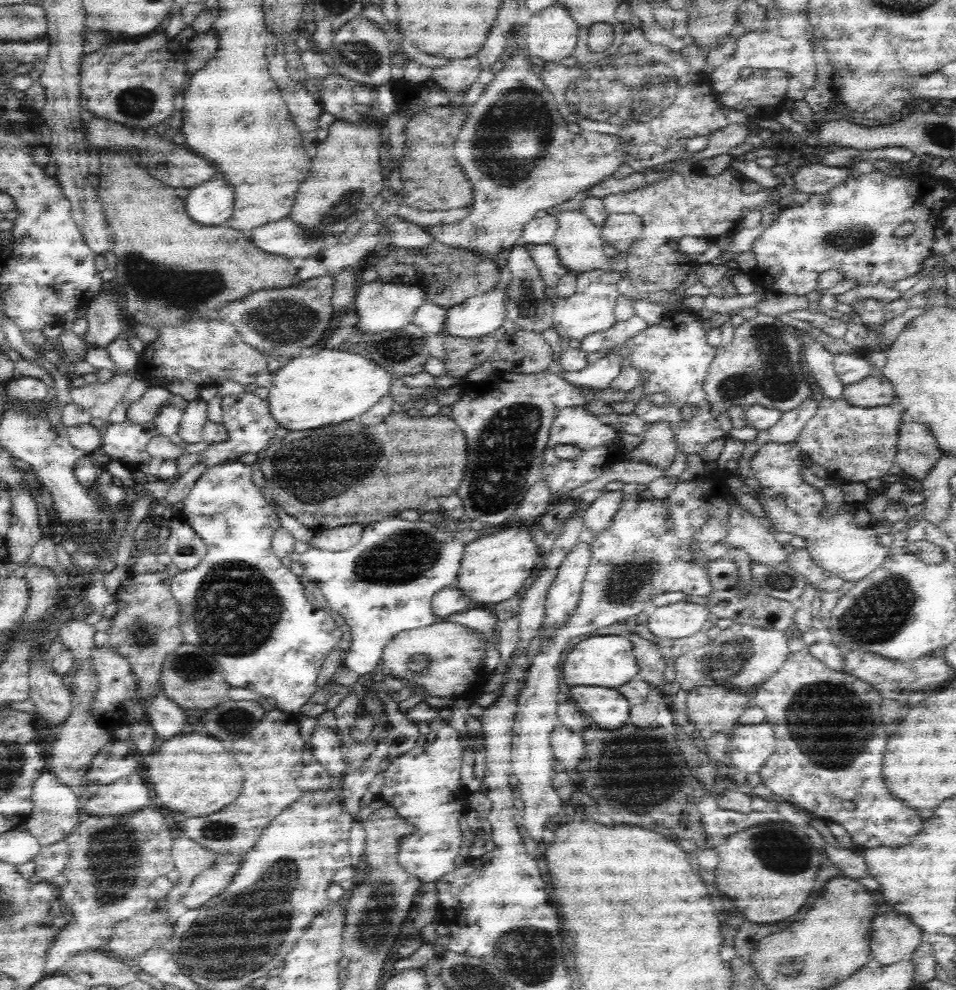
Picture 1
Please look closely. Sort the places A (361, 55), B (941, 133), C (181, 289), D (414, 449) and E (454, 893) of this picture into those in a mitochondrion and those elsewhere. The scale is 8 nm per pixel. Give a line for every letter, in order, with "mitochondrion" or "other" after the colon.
A: mitochondrion
B: mitochondrion
C: mitochondrion
D: other
E: other

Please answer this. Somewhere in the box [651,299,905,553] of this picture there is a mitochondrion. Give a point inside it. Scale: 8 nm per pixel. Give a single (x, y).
(773, 373)

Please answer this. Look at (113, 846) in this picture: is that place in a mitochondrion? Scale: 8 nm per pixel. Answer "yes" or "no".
yes

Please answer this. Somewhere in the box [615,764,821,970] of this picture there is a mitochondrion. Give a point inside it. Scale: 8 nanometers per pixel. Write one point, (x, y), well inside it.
(776, 847)

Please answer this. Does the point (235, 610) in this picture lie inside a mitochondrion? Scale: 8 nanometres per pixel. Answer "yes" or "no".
yes

